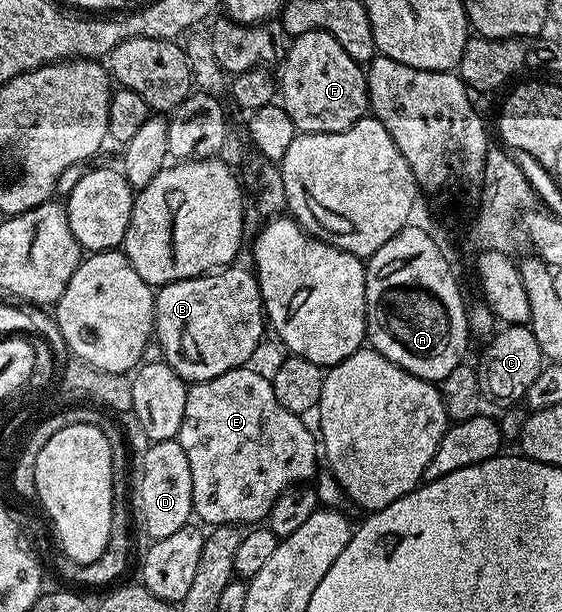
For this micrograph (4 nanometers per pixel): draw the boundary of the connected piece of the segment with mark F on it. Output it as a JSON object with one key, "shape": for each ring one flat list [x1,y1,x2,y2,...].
{"shape":[[325,31,295,36,283,56,284,72,278,75,278,95,297,132,338,133,365,118,369,110,366,71]]}

